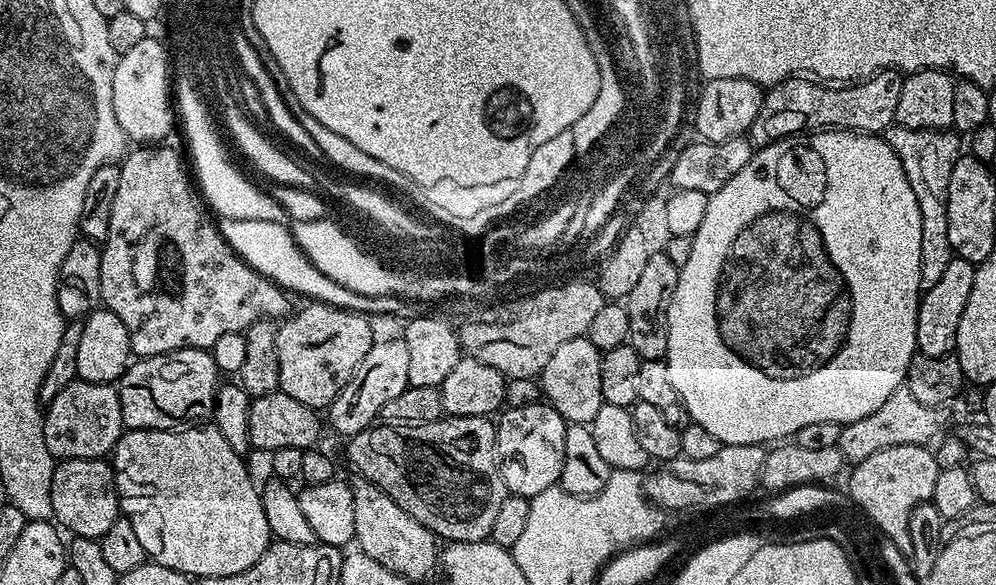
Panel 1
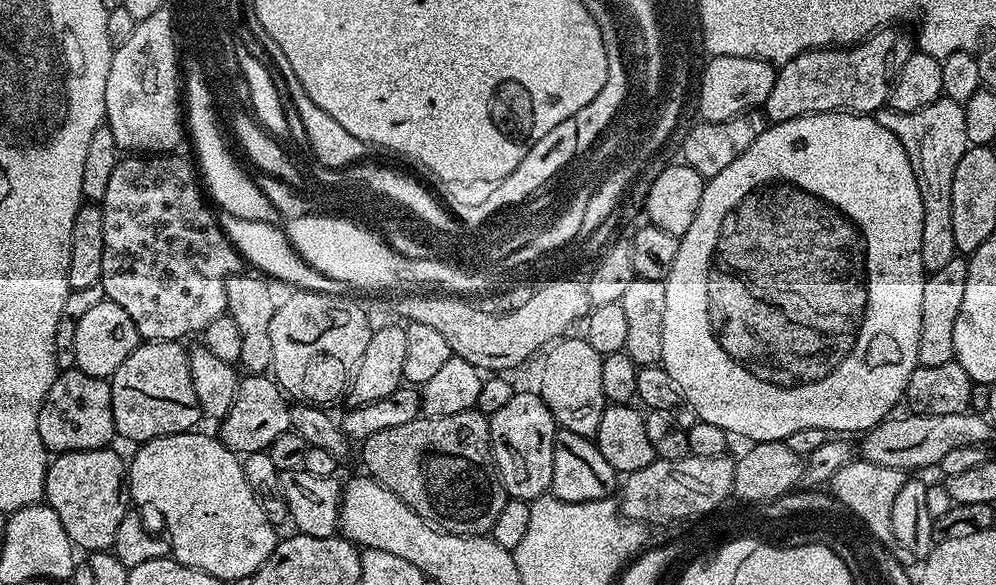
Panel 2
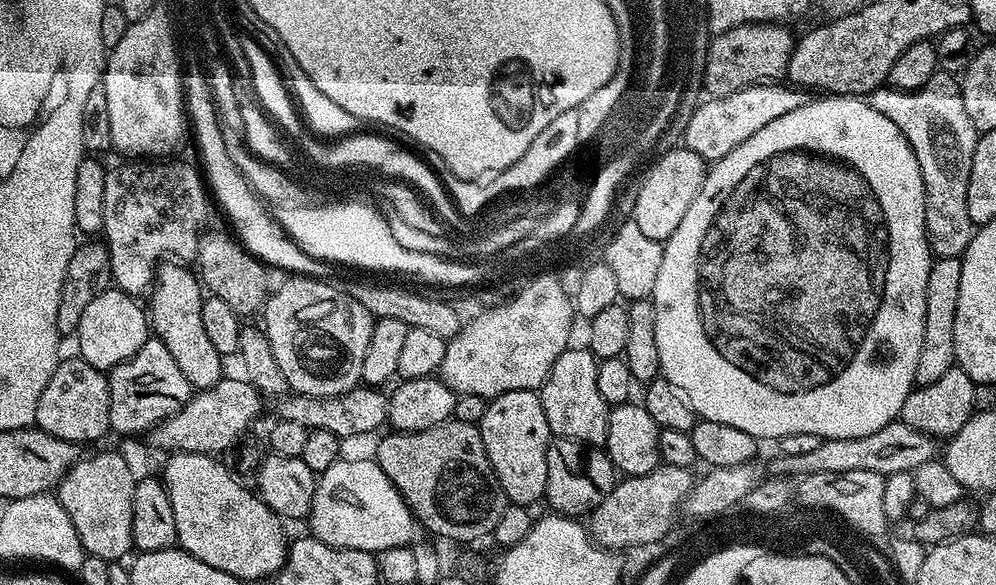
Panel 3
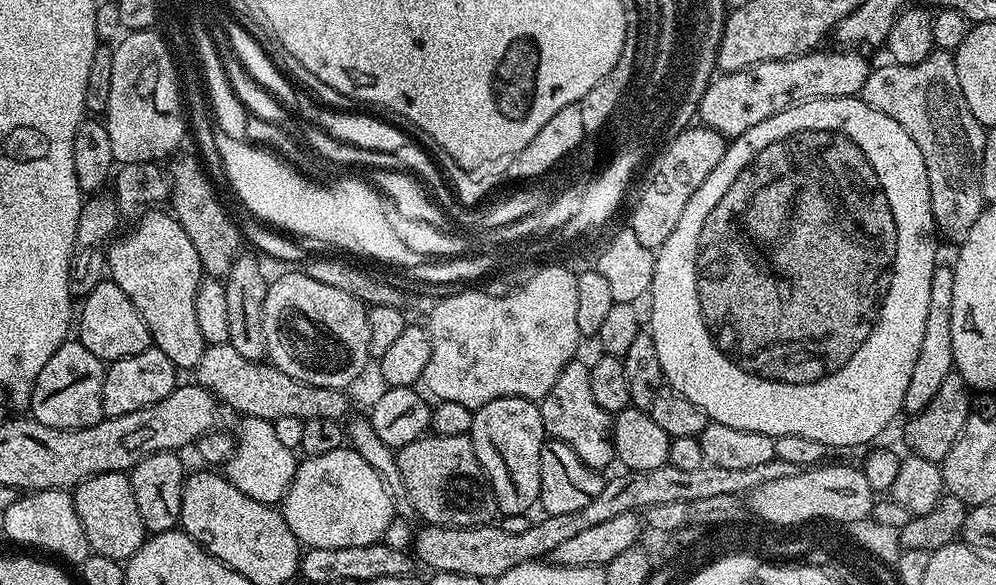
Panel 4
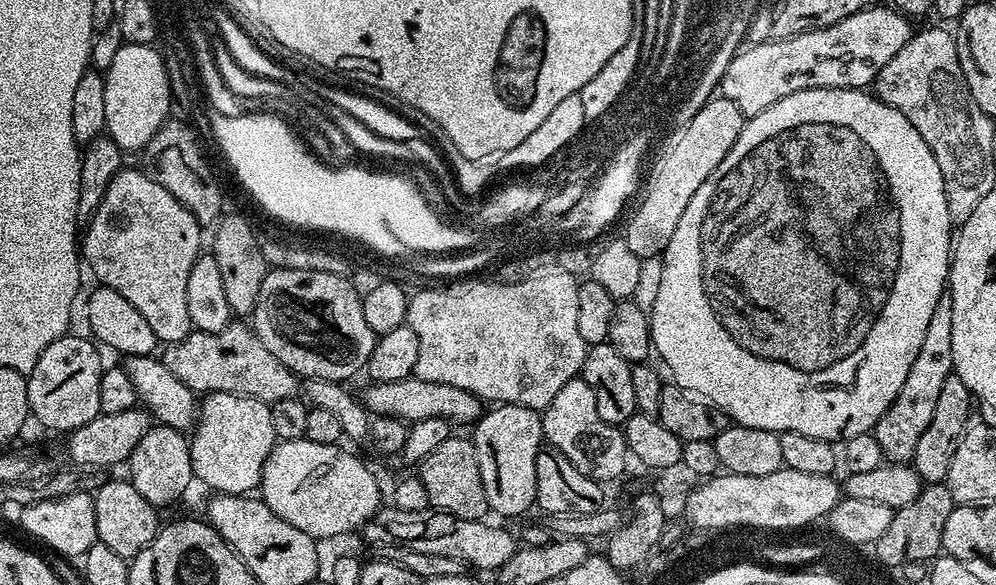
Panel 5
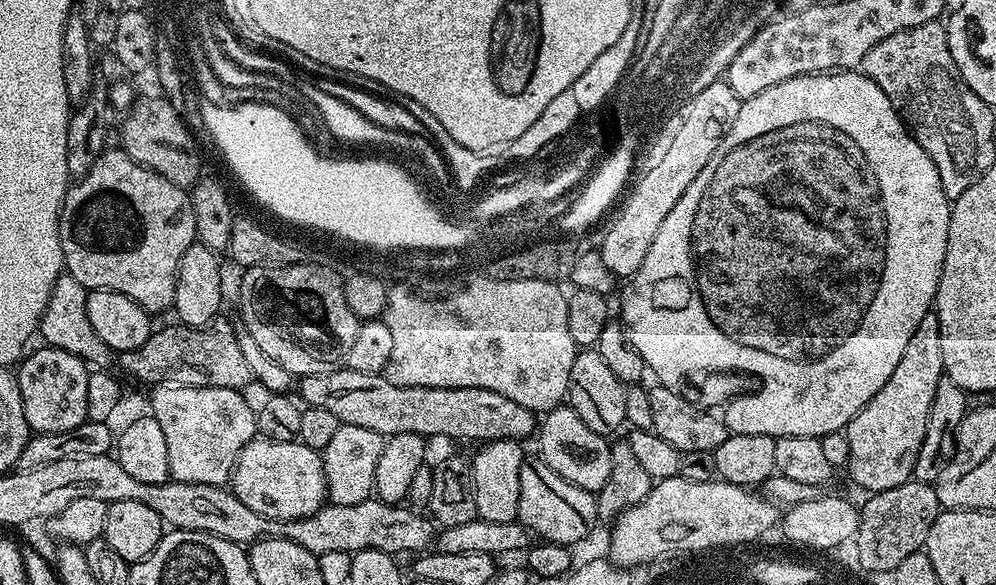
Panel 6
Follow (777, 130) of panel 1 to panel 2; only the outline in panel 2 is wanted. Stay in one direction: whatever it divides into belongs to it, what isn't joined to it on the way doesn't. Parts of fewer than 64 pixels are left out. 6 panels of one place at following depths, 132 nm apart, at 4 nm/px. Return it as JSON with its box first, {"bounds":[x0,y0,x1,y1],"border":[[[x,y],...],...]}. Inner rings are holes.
{"bounds":[762,26,914,124],"border":[[[889,26],[887,28],[881,28],[879,32],[873,32],[871,36],[867,36],[866,39],[861,40],[859,44],[853,44],[848,47],[833,46],[831,48],[811,48],[809,52],[803,52],[798,54],[794,58],[787,60],[785,64],[779,65],[776,73],[776,81],[774,82],[774,90],[770,90],[770,94],[766,98],[766,102],[762,106],[762,111],[771,123],[777,124],[778,122],[786,122],[787,120],[793,120],[799,116],[810,116],[814,112],[858,112],[861,114],[875,114],[880,111],[889,103],[889,96],[893,88],[893,84],[896,81],[896,76],[902,70],[903,63],[913,54],[914,40],[911,35],[908,36],[904,32],[899,32],[901,29],[896,26]]]}

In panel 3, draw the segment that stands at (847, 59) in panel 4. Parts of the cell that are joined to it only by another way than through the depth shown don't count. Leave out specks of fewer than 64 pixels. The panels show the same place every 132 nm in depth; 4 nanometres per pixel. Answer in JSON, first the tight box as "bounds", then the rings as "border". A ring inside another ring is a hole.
{"bounds":[683,82,809,162],"border":[[[784,82],[751,84],[734,94],[705,99],[694,110],[689,125],[686,126],[683,147],[694,150],[706,162],[721,160],[730,154],[730,150],[742,146],[746,138],[758,134],[762,126],[774,122],[774,118],[782,118],[782,114],[790,114],[790,110],[798,110],[798,106],[807,104],[809,99],[807,91]]]}

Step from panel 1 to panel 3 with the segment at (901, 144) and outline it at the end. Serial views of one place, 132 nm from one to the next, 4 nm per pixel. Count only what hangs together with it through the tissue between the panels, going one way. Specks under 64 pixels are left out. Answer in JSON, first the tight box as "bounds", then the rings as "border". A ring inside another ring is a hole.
{"bounds":[868,70,978,257],"border":[[[937,70],[928,81],[918,89],[904,91],[891,86],[881,86],[869,92],[868,105],[878,114],[886,114],[898,130],[910,142],[914,150],[914,158],[918,158],[918,170],[922,174],[922,186],[926,198],[926,234],[928,247],[933,257],[959,256],[963,257],[968,243],[972,241],[974,231],[973,222],[967,214],[966,190],[970,181],[971,158],[974,157],[974,148],[978,133],[974,122],[966,114],[966,106],[962,102],[960,93],[960,80],[951,72]]]}

